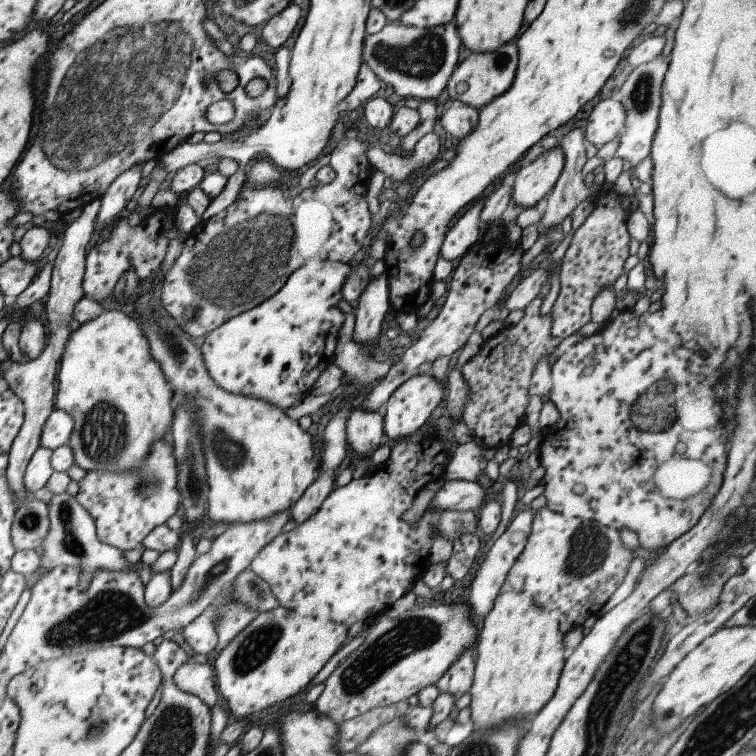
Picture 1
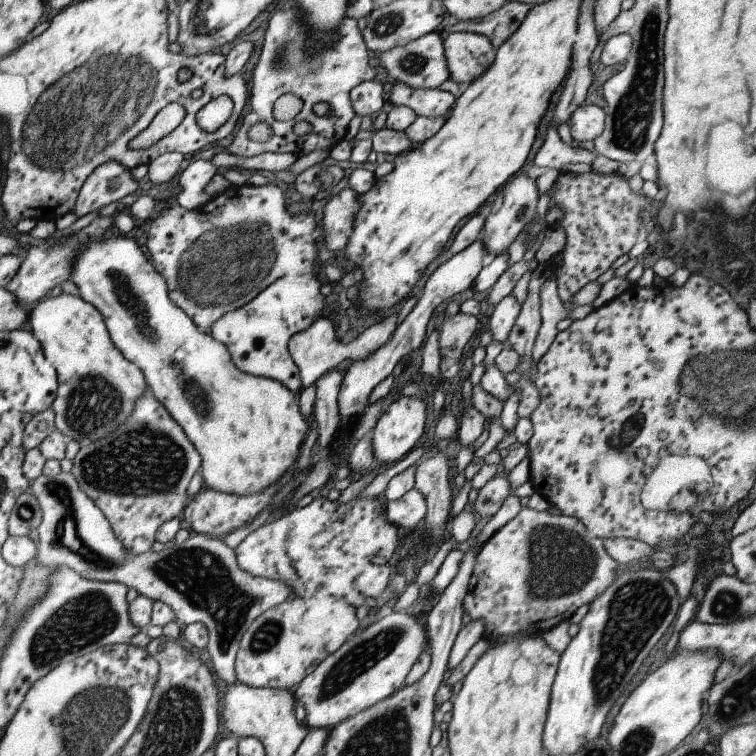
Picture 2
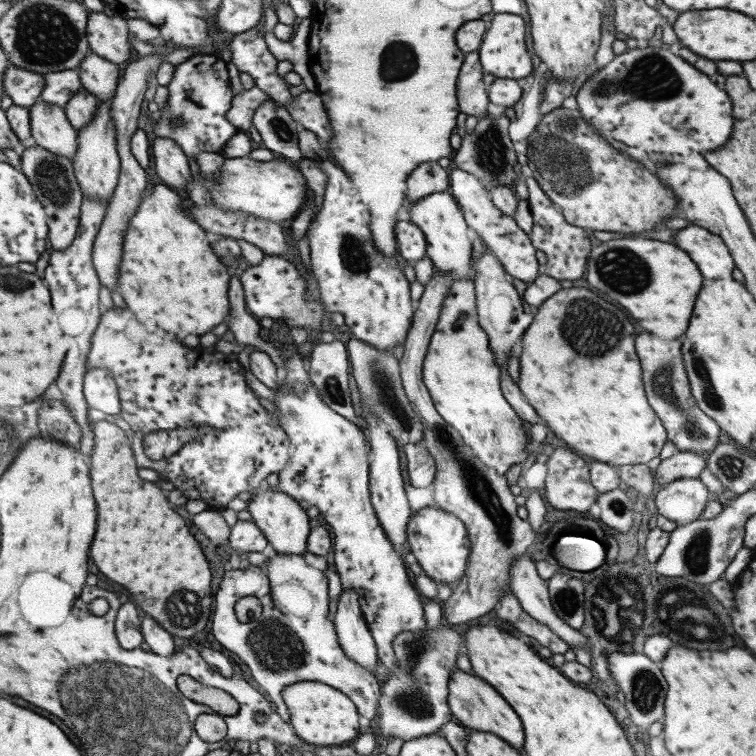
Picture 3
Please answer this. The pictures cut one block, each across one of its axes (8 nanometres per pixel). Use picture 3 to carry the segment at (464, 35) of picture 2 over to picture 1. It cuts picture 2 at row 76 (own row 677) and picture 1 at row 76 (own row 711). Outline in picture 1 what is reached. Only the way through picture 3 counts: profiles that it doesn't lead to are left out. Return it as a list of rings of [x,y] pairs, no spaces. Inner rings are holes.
[[[513,41],[503,44],[503,46],[495,48],[493,52],[487,52],[487,54],[463,52],[461,60],[455,66],[455,70],[447,81],[448,97],[457,104],[463,103],[475,107],[477,110],[483,108],[495,96],[509,90],[509,86],[513,84],[513,78],[515,78],[517,59],[517,48]]]

